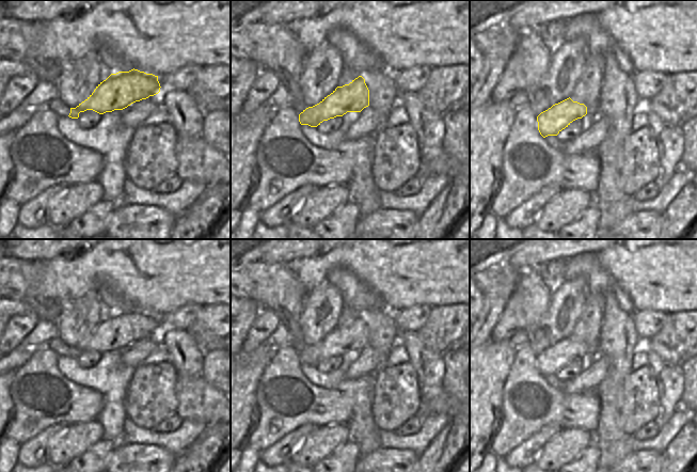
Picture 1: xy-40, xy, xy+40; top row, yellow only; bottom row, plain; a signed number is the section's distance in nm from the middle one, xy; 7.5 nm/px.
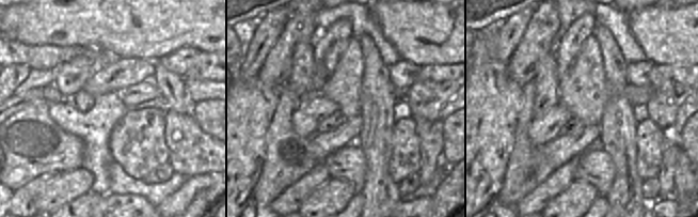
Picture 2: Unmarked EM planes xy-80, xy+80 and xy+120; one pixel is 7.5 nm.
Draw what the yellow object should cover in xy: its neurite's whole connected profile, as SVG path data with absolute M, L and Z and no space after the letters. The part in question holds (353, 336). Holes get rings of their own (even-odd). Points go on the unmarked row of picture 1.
M359 315L349 324L337 326L319 343L308 346L299 353L301 364L317 366L323 360L343 356L347 351L361 351L369 345L369 329L365 318Z

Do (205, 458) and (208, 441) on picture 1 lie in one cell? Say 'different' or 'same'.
same

